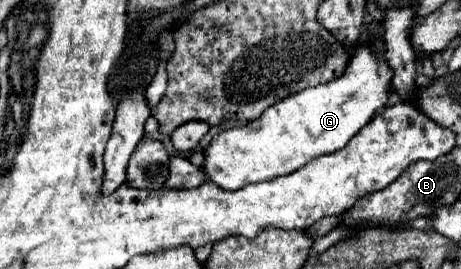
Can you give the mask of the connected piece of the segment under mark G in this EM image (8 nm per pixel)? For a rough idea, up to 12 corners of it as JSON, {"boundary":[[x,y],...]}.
{"boundary":[[382,25],[342,77],[216,135],[224,191],[342,149],[386,105]]}

